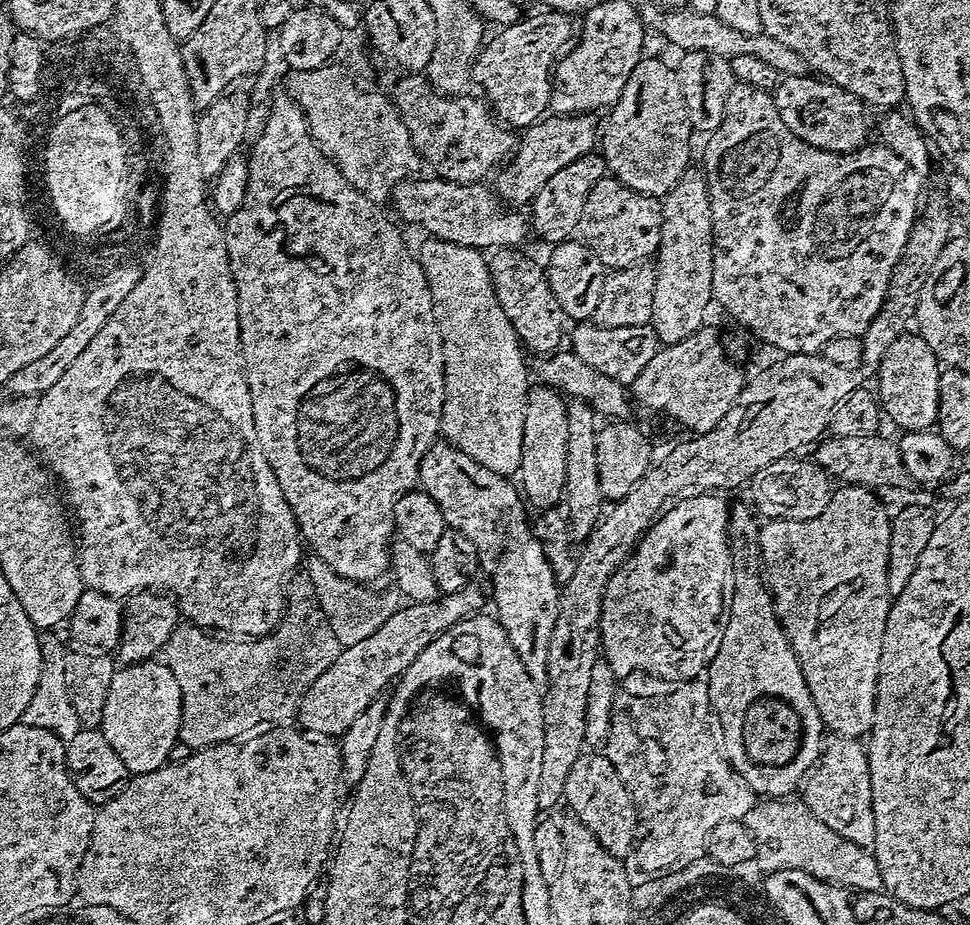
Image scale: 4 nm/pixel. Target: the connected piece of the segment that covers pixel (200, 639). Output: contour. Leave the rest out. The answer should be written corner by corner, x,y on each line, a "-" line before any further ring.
304,574
297,575
287,585
284,616
280,625
267,636
221,638
191,622
181,623
162,649
163,655
168,655
168,669
174,678
178,678
178,690
182,694
179,743
185,744
188,750
199,750
215,744
239,742
269,726
287,725
291,721
288,719
299,713
300,699
306,690
310,690
310,686
314,686
316,679
326,671
326,666
334,662
337,651
334,630
330,630
330,622
326,622
314,586

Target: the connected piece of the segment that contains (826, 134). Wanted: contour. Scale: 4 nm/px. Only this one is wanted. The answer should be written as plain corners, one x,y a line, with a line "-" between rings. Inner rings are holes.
812,74
785,76
774,89
776,109
795,136
827,152
854,152
865,147
868,136
866,105
837,84

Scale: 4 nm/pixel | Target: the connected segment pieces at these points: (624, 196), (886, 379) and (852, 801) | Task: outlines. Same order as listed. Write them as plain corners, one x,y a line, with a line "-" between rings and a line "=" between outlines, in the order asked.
605,178
590,190
590,198
586,198
586,206
582,206
578,232
583,243
598,254
605,269
632,268
635,264
651,261
659,252
663,209
657,197
642,194
615,178
=
901,334
897,340
890,342
890,350
886,350
878,369
878,403
883,415
888,415
904,432
929,431
935,425
938,414
938,378
941,371
940,361
919,334
=
850,736
827,737
819,764
808,773
802,784
802,802
834,834
842,834
850,842
871,849
874,842
874,814
872,813
872,787
870,766
865,745

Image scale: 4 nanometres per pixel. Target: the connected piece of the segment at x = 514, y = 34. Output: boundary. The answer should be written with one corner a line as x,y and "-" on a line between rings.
543,10
537,16
525,15
508,27
501,27
497,36
487,41
484,47
476,55
472,64
470,80
477,84
484,93
483,99
490,105
491,111
505,125
516,130
523,130
535,124
549,111
552,97
552,74
556,67
558,57
569,47
574,36
574,24
572,28
570,16
564,12

